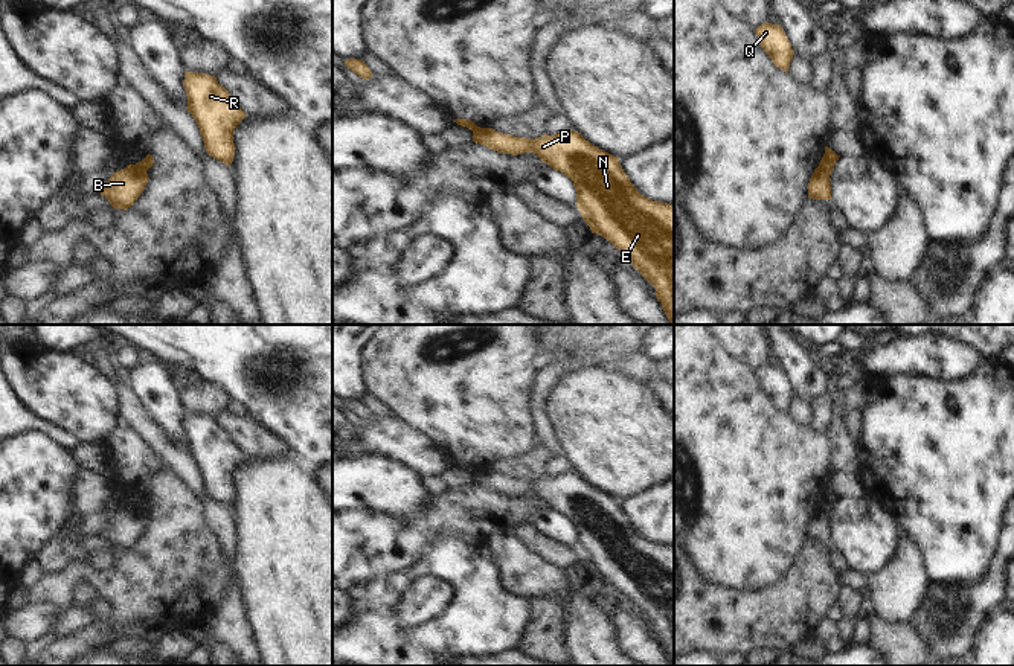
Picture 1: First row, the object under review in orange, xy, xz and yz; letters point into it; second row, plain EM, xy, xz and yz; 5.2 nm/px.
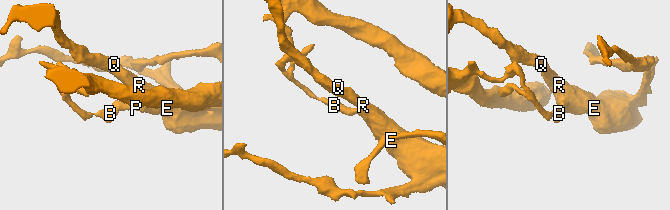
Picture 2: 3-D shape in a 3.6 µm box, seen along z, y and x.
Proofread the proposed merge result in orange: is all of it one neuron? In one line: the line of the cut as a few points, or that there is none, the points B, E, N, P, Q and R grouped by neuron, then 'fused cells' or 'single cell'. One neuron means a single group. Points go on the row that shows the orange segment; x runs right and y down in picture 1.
xy (133, 165), (145, 171) | B / E N P Q R | fused cells

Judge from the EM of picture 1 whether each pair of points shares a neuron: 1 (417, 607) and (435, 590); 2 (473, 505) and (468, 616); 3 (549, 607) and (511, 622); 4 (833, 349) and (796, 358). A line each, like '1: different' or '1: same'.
1: same
2: different
3: different
4: different

